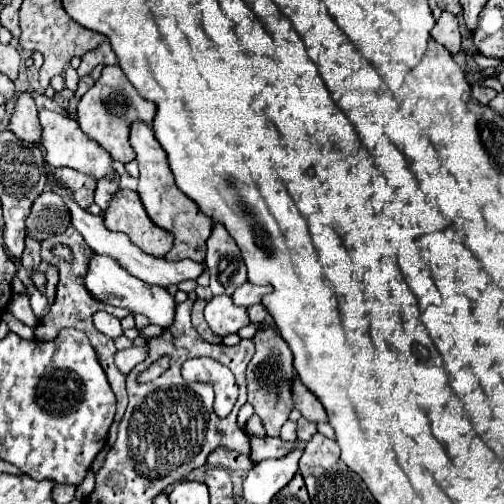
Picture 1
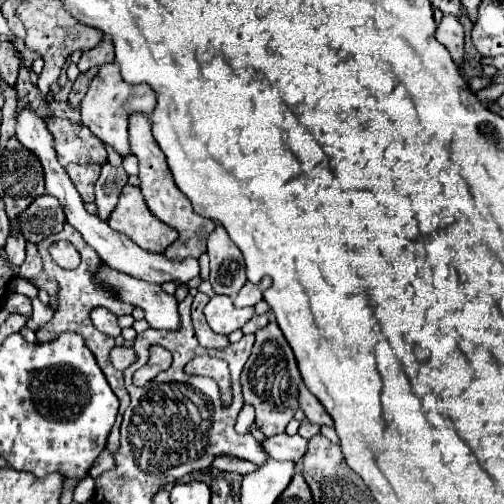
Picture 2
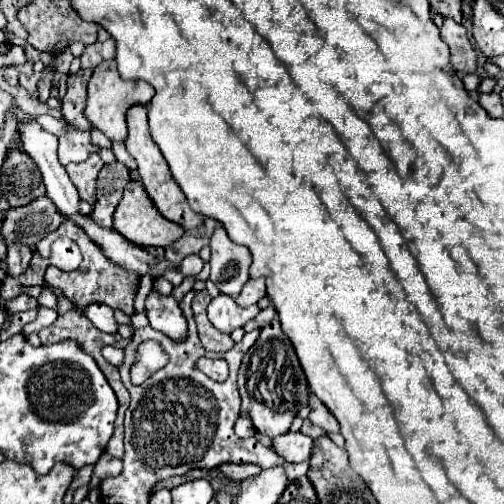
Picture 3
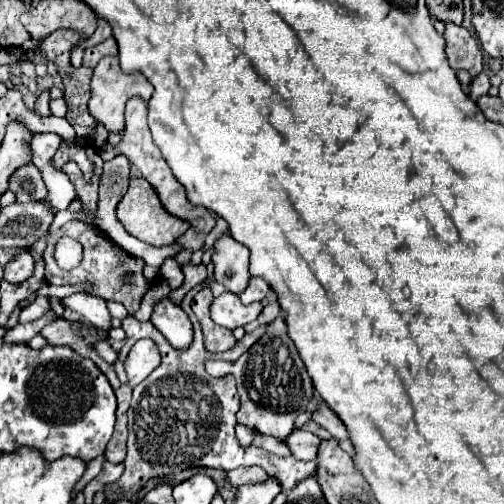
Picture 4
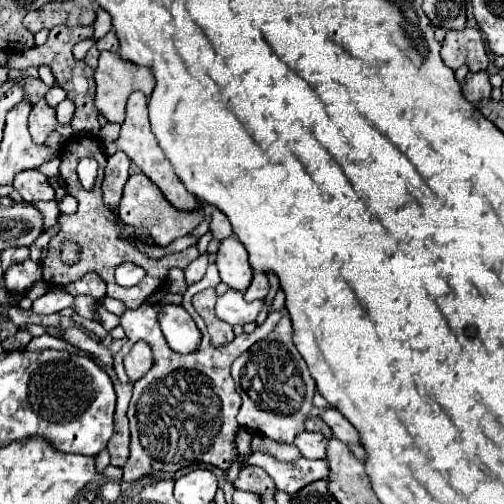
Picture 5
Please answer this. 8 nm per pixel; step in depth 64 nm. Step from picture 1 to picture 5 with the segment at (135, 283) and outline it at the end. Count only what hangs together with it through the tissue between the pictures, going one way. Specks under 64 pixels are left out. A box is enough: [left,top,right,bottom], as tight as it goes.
[158,304,202,354]

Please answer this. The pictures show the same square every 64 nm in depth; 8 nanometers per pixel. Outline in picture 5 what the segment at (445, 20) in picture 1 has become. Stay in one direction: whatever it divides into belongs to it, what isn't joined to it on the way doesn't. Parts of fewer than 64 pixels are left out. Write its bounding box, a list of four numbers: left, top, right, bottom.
[442,28,490,72]

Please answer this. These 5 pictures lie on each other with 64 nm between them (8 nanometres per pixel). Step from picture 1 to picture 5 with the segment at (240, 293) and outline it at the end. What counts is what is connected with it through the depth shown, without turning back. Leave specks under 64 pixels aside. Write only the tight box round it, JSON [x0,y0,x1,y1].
[244,272,270,302]

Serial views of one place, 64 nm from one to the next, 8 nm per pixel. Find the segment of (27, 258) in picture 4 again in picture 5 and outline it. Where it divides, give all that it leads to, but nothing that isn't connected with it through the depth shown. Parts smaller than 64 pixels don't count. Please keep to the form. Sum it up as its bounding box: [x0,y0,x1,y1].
[4,260,42,296]

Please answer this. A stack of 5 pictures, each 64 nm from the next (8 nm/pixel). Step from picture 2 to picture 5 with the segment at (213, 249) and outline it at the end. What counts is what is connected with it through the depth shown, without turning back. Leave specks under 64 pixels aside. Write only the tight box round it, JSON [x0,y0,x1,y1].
[216,236,254,292]

